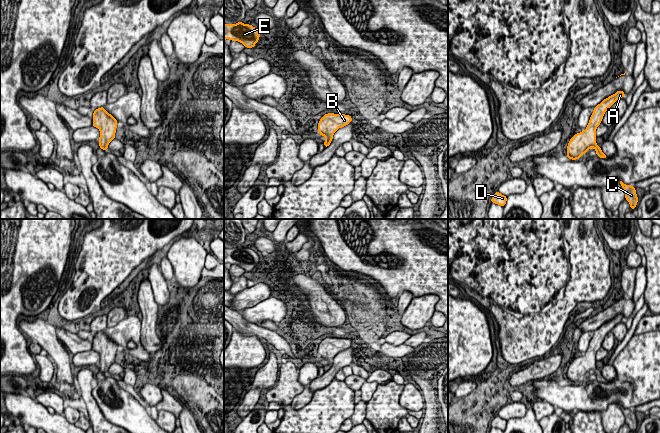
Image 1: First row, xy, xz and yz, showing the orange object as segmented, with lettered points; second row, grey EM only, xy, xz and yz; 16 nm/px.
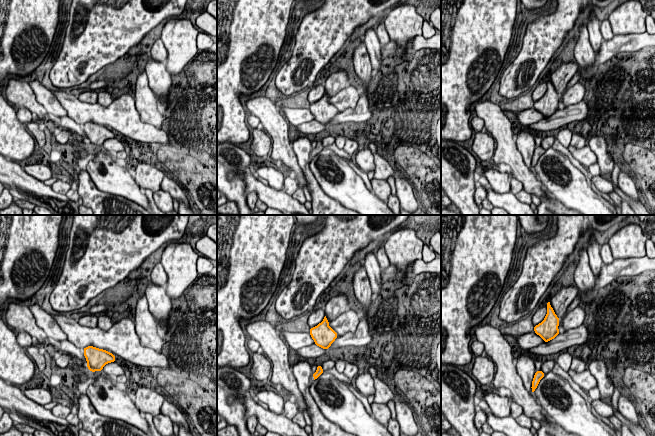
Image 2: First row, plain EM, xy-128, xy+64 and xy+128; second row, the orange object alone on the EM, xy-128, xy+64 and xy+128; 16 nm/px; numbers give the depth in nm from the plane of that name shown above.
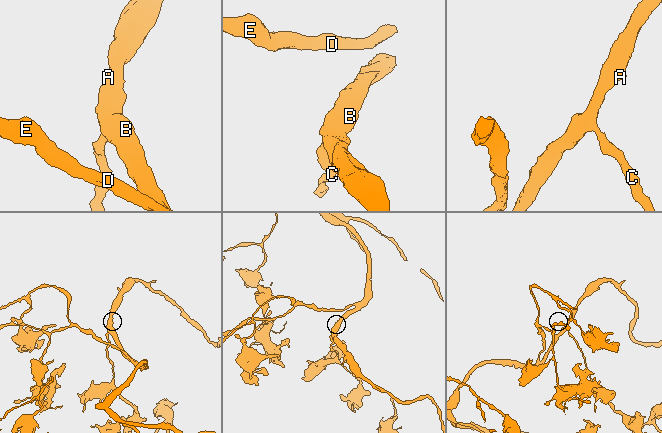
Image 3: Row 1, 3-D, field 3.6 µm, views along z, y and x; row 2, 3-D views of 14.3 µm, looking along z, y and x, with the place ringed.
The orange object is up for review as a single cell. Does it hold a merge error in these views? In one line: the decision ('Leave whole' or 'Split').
Leave whole

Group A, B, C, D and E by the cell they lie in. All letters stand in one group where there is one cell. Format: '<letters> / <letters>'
A B C D E

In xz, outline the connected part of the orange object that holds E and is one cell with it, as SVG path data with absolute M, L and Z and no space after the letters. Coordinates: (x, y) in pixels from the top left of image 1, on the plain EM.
M239 245L236 248L224 248L224 264L238 265L246 272L252 272L260 262L259 255L250 248Z

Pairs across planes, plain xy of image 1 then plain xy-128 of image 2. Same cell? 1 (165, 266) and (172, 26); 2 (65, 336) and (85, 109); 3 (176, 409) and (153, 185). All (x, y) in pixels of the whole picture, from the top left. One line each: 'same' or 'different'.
1: different
2: different
3: different

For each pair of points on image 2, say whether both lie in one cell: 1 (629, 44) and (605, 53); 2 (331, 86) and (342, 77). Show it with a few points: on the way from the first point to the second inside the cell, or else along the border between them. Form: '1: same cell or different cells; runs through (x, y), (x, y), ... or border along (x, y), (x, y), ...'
1: same cell; runs through (623, 44), (611, 47)
2: same cell; runs through (334, 84), (339, 79)

